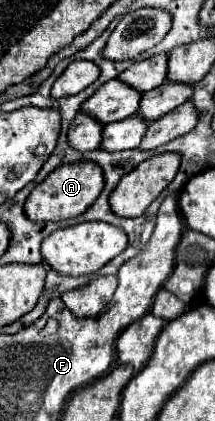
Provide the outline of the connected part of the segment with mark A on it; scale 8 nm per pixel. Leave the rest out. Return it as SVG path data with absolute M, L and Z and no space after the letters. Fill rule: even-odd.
M90 161L68 163L54 169L40 185L32 189L24 203L24 213L34 223L48 223L48 221L64 221L82 215L100 195L104 187L104 177L100 175L100 167Z

